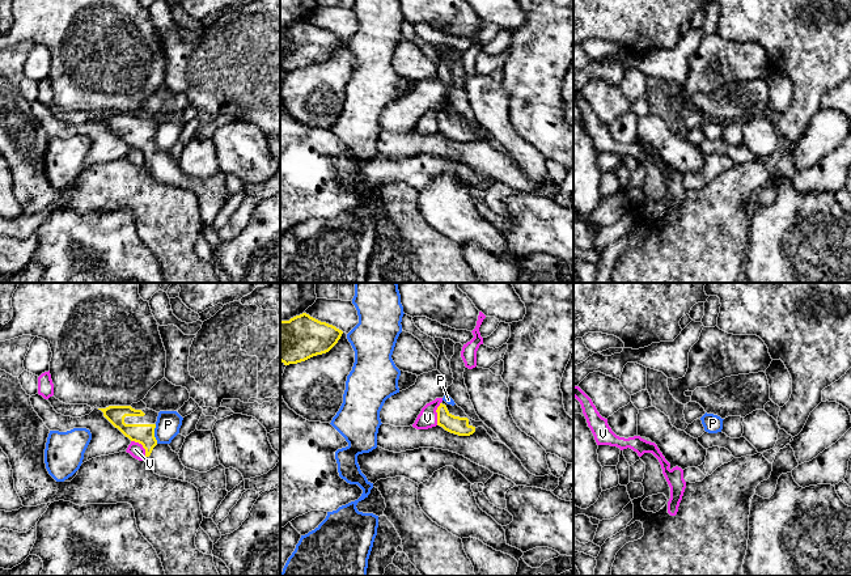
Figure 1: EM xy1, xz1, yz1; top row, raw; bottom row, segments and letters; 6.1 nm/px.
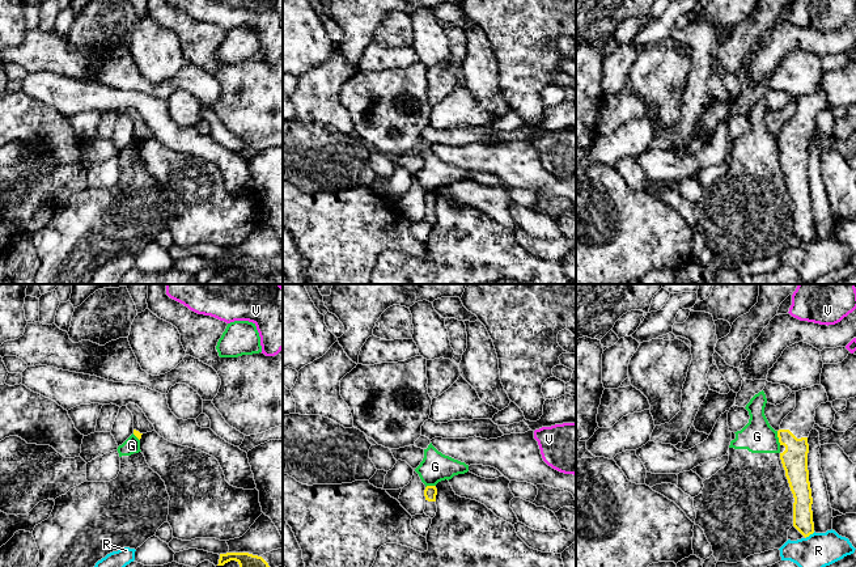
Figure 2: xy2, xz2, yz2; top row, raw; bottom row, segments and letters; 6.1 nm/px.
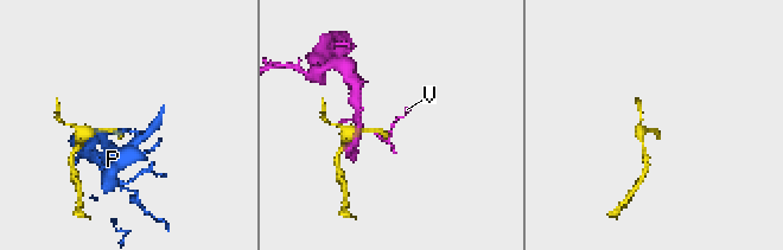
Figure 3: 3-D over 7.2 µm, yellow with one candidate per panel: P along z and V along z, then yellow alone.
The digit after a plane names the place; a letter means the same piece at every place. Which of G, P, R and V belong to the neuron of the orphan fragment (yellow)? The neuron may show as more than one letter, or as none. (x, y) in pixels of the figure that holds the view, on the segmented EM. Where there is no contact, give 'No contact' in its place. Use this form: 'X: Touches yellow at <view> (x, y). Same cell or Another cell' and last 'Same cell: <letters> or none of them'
G: Touches yellow at yz2 (778, 436). Another cell
P: Touches yellow at xy1 (153, 433). Another cell
R: Touches yellow at yz2 (809, 534). Another cell
V: Touches yellow at xy1 (142, 444). Another cell
Same cell: none of them

